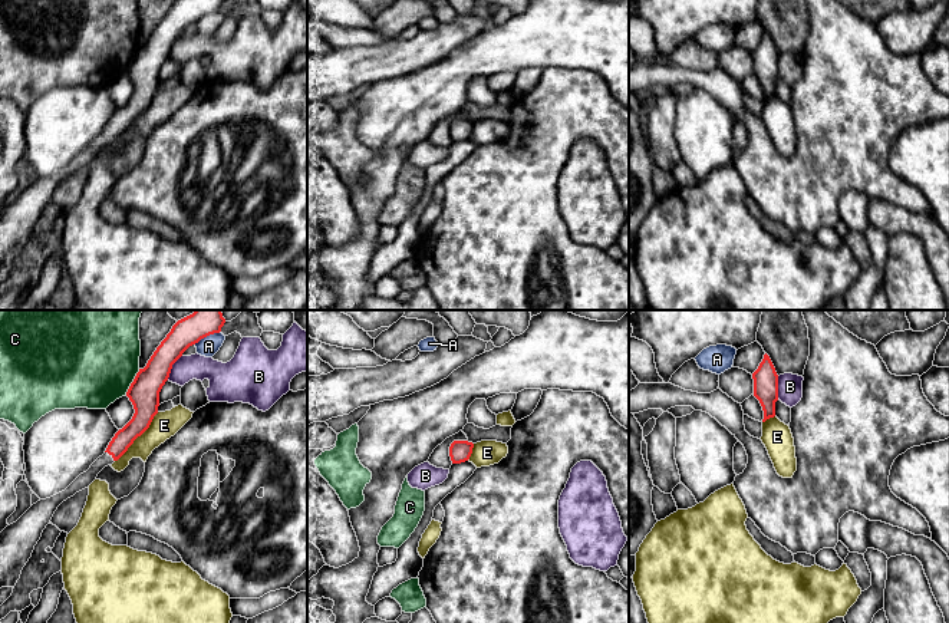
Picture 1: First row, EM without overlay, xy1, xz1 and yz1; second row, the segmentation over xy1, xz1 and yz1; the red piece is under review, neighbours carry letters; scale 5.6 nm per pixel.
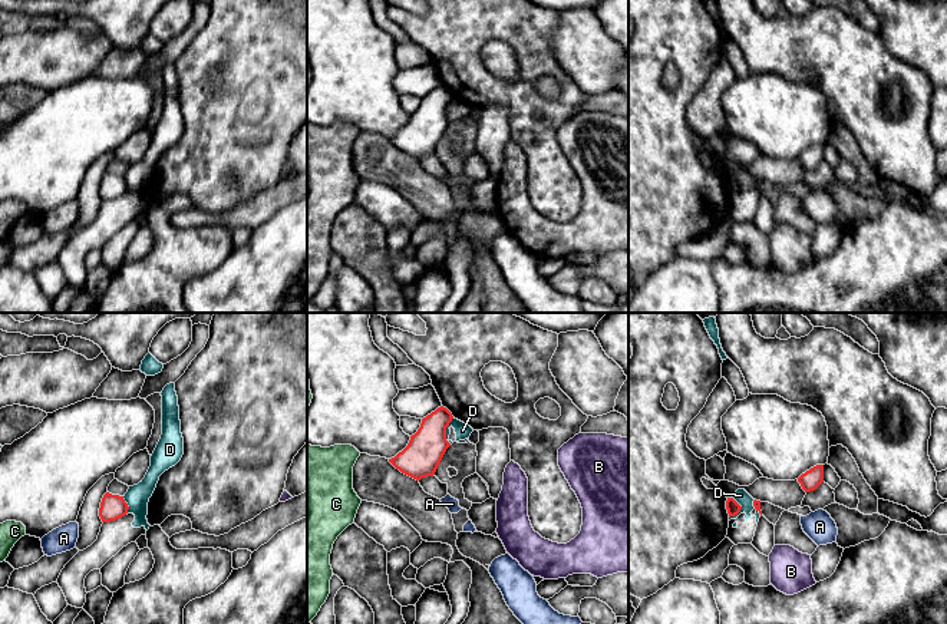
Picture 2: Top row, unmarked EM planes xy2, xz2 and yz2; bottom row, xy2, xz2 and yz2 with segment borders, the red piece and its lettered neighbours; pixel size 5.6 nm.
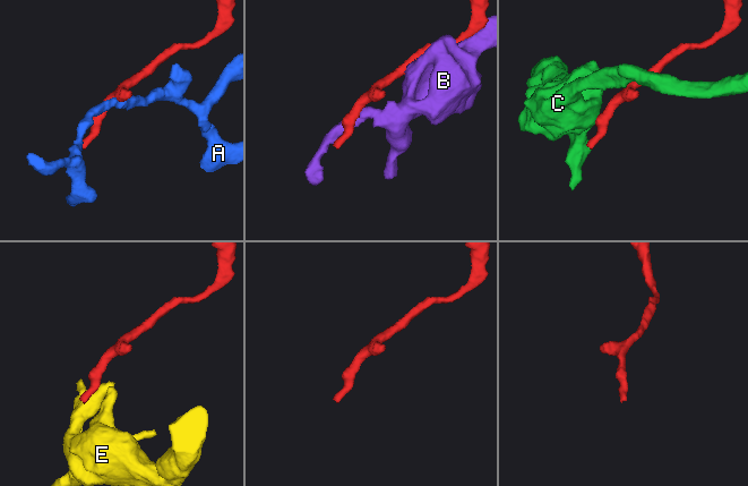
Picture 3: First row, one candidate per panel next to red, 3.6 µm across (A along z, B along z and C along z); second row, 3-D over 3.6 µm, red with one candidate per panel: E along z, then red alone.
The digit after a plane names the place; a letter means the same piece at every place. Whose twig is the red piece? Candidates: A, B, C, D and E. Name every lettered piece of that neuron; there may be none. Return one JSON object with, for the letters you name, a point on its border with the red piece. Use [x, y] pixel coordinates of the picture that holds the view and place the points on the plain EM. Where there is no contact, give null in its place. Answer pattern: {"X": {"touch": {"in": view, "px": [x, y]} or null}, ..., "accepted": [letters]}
{"accepted": []}

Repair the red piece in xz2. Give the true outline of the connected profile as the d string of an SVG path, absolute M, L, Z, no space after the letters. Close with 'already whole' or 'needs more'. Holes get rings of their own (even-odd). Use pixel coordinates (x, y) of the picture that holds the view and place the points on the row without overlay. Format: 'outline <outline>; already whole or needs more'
outline M440 85L422 98L420 106L410 115L407 125L389 141L402 152L420 159L433 155L446 128L446 106L452 100L452 92Z; already whole

